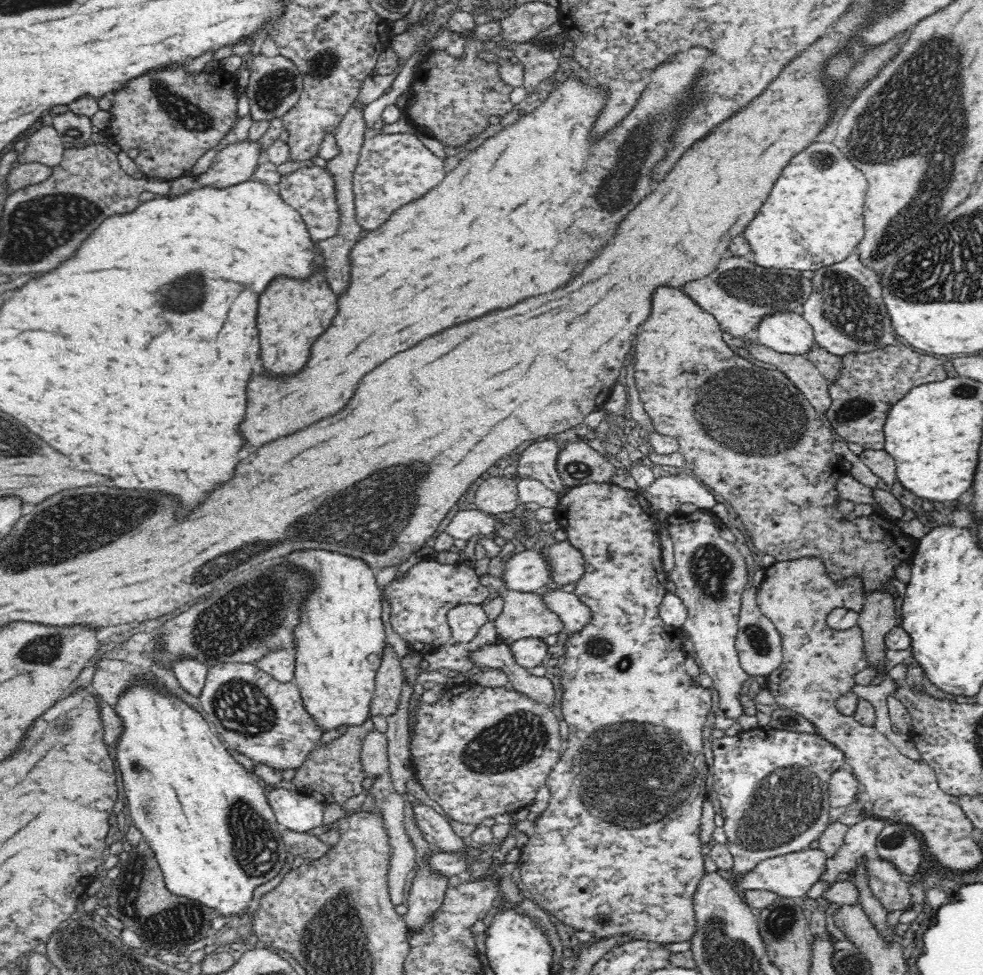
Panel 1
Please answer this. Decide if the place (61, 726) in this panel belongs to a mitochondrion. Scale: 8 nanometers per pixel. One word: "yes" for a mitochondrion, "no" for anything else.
yes

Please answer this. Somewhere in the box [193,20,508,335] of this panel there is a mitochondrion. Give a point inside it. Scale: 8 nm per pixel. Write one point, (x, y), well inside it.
(273, 88)

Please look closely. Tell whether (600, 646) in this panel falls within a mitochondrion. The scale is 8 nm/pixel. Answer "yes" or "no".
yes

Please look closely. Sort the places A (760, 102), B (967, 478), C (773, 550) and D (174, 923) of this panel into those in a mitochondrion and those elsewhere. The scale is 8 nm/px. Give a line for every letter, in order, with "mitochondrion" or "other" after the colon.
A: other
B: other
C: other
D: mitochondrion

